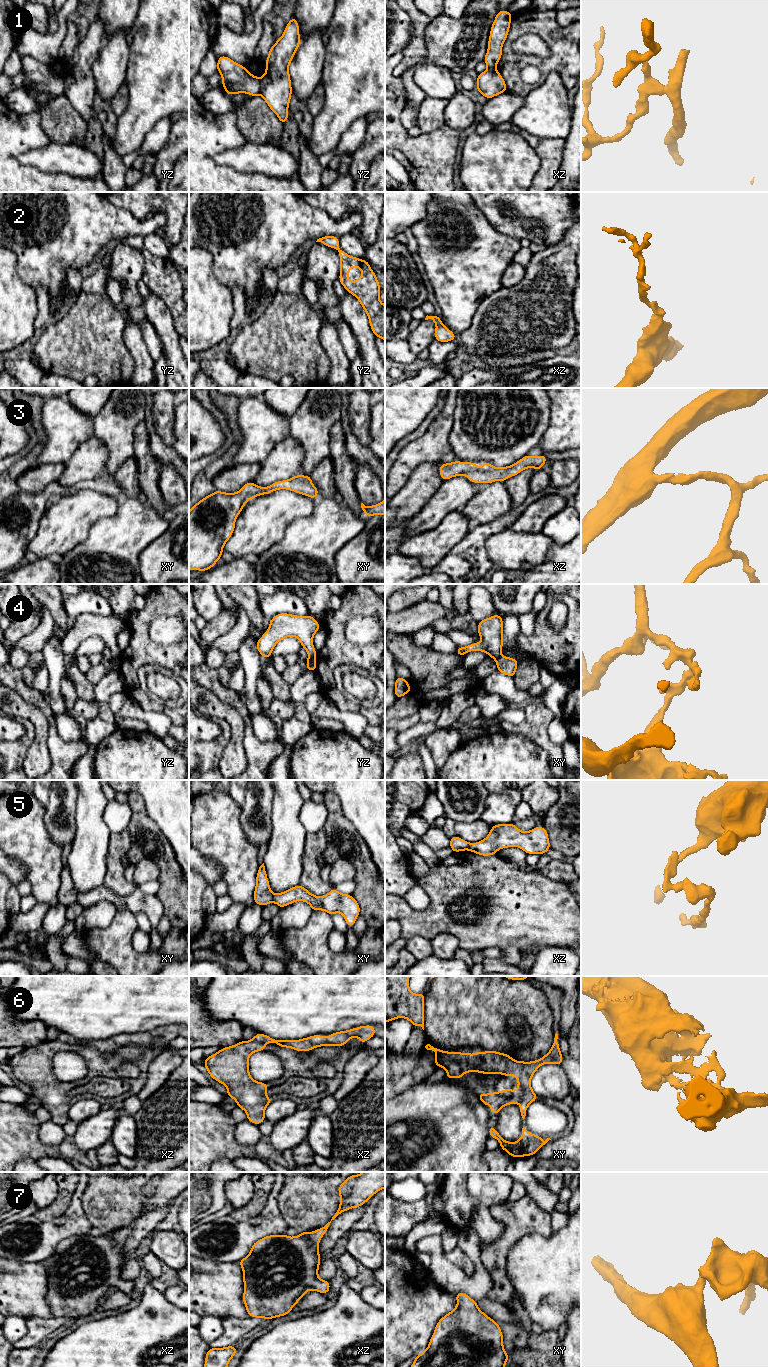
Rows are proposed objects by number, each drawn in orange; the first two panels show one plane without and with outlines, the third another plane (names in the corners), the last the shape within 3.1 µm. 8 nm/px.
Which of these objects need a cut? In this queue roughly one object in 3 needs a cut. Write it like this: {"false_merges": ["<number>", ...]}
{"false_merges": ["1", "4", "5"]}

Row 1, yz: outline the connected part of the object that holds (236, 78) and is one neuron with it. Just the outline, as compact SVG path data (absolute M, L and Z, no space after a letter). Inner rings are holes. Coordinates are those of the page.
M220 56L217 60L217 71L221 74L222 85L227 95L246 93L255 97L260 94L260 79L252 75L246 67L227 56Z

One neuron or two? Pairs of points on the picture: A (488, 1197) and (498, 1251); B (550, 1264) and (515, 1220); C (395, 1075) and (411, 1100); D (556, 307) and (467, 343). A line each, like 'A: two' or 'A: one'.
A: two
B: two
C: two
D: one

